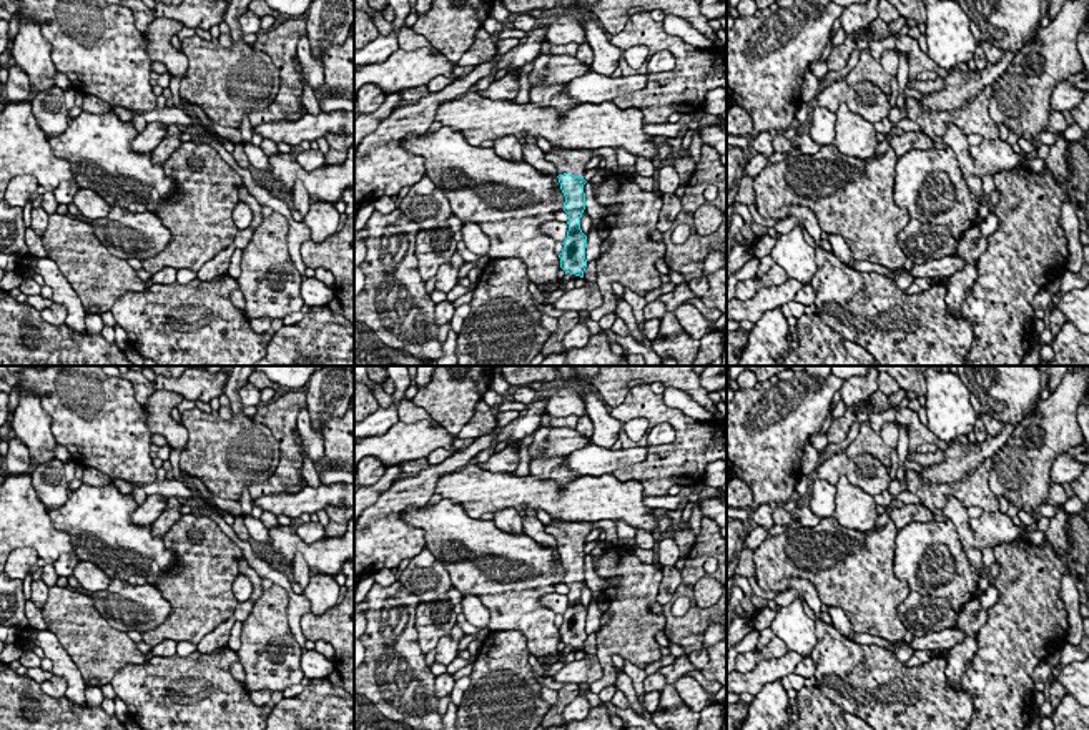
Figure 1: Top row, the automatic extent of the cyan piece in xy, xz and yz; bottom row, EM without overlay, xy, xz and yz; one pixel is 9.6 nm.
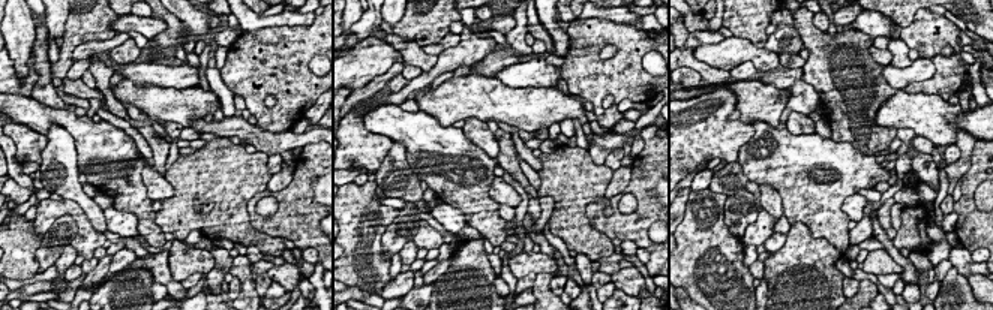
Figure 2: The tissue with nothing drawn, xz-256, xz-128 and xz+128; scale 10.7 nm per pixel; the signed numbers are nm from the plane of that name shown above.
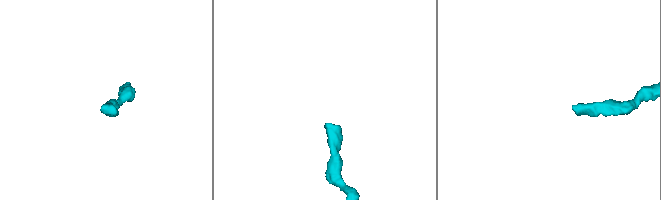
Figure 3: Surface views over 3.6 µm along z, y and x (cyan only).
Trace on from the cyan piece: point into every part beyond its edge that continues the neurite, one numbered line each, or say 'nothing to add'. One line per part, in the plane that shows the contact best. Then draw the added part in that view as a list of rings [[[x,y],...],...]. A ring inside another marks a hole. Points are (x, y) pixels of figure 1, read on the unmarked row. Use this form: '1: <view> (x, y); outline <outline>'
1: xz (572, 534); outline [[[552,517],[552,522],[544,525],[544,530],[557,540],[557,549],[564,545],[584,549],[585,537],[594,530],[594,525],[592,522],[565,522]]]

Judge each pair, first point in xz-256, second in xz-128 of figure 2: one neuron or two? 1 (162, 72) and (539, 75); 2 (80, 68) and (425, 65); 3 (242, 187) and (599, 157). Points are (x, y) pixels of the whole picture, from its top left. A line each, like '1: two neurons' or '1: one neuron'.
1: one neuron
2: two neurons
3: two neurons

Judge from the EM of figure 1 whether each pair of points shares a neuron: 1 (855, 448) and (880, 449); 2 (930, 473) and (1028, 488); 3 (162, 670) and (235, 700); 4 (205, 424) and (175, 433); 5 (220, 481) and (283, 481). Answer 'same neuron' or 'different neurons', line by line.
1: same neuron
2: different neurons
3: same neuron
4: different neurons
5: different neurons

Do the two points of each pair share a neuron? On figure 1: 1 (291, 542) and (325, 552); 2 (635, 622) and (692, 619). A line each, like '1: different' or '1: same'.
1: same
2: different

